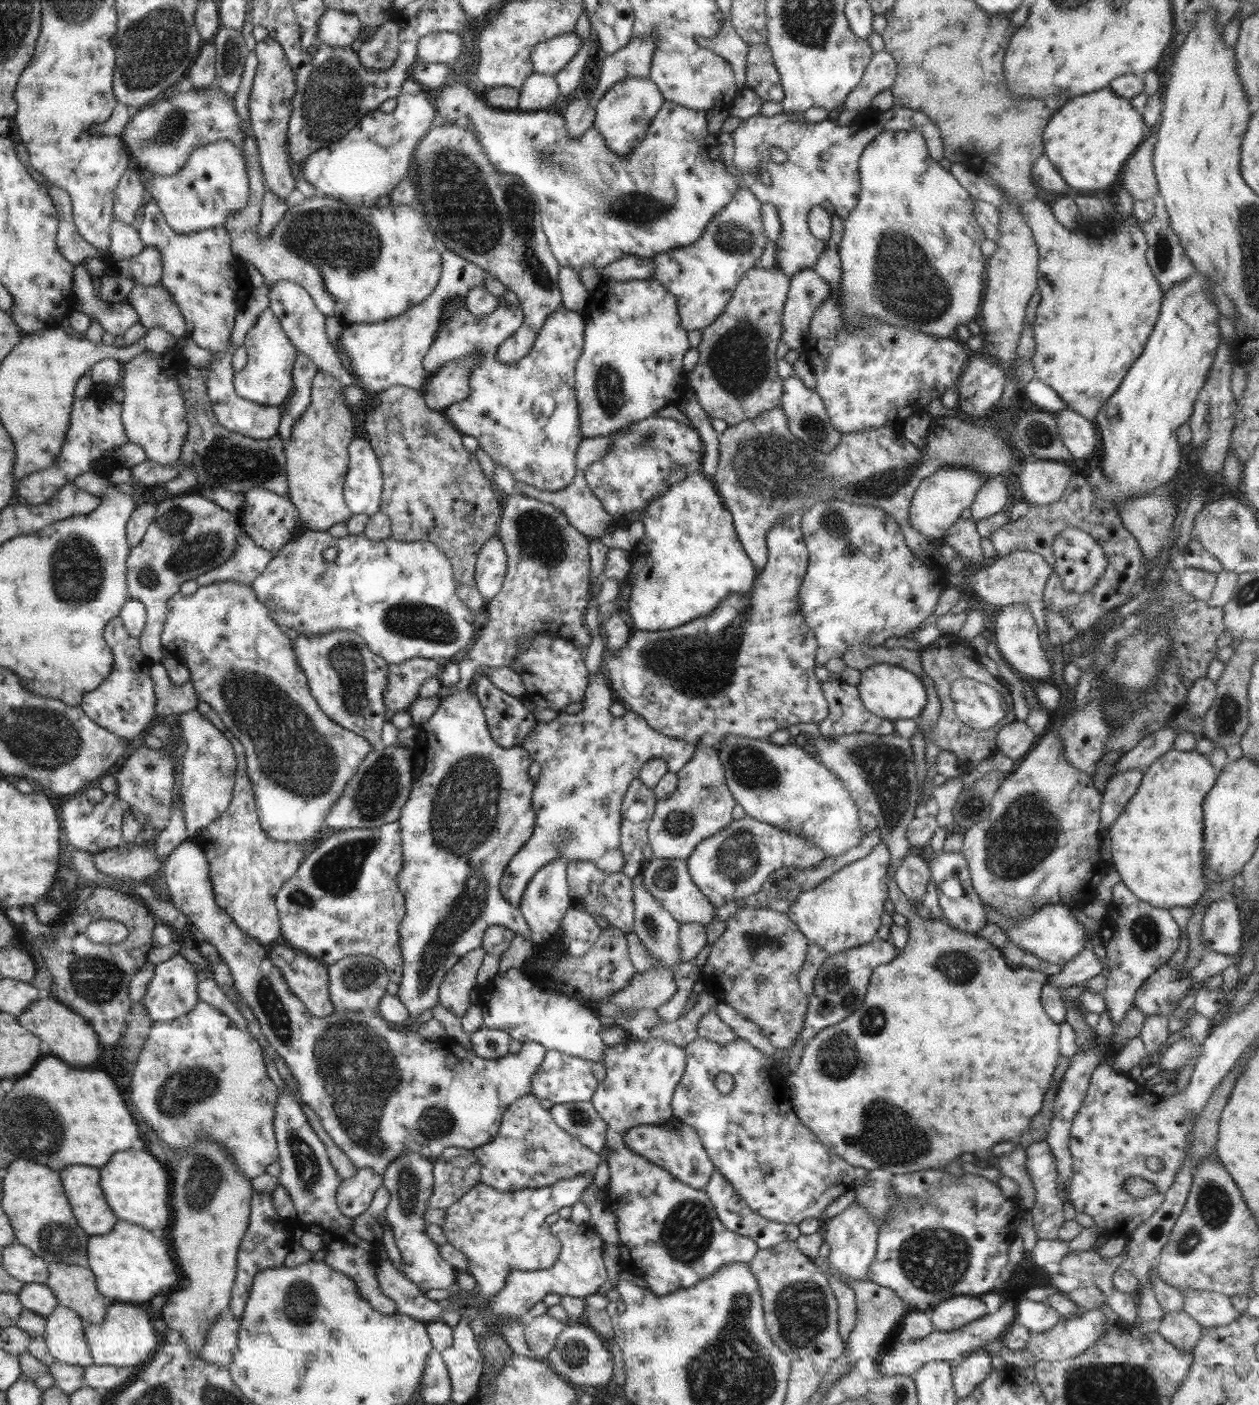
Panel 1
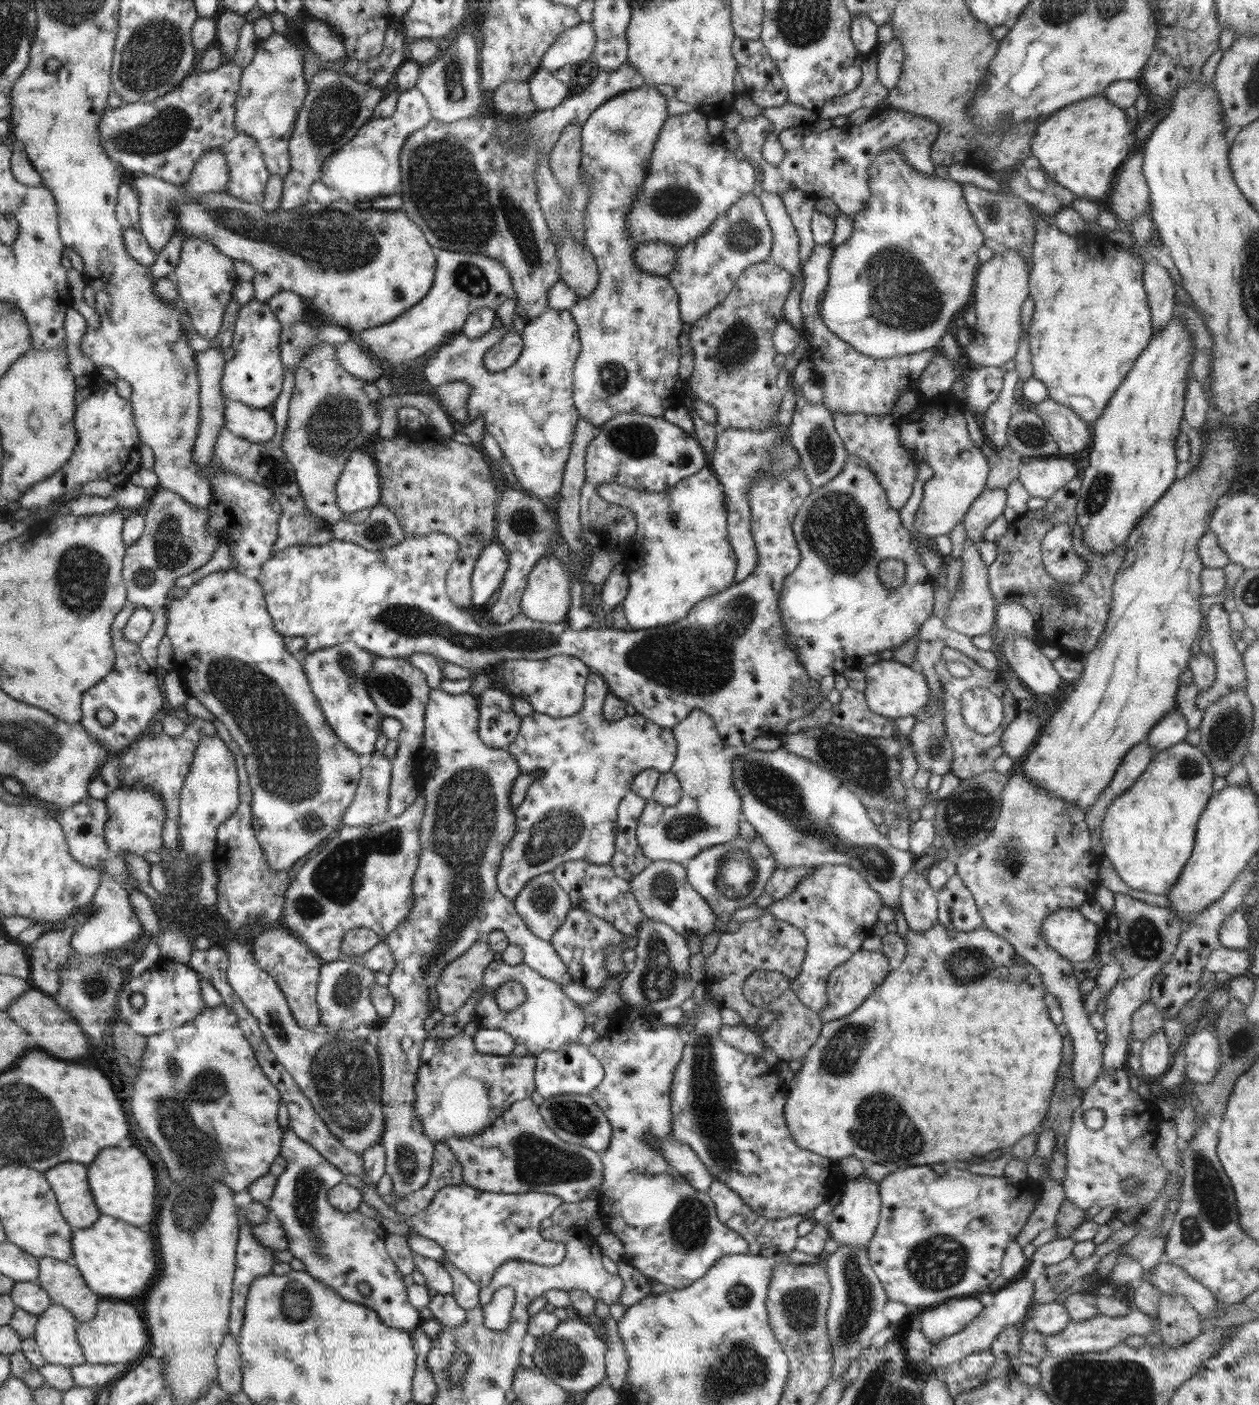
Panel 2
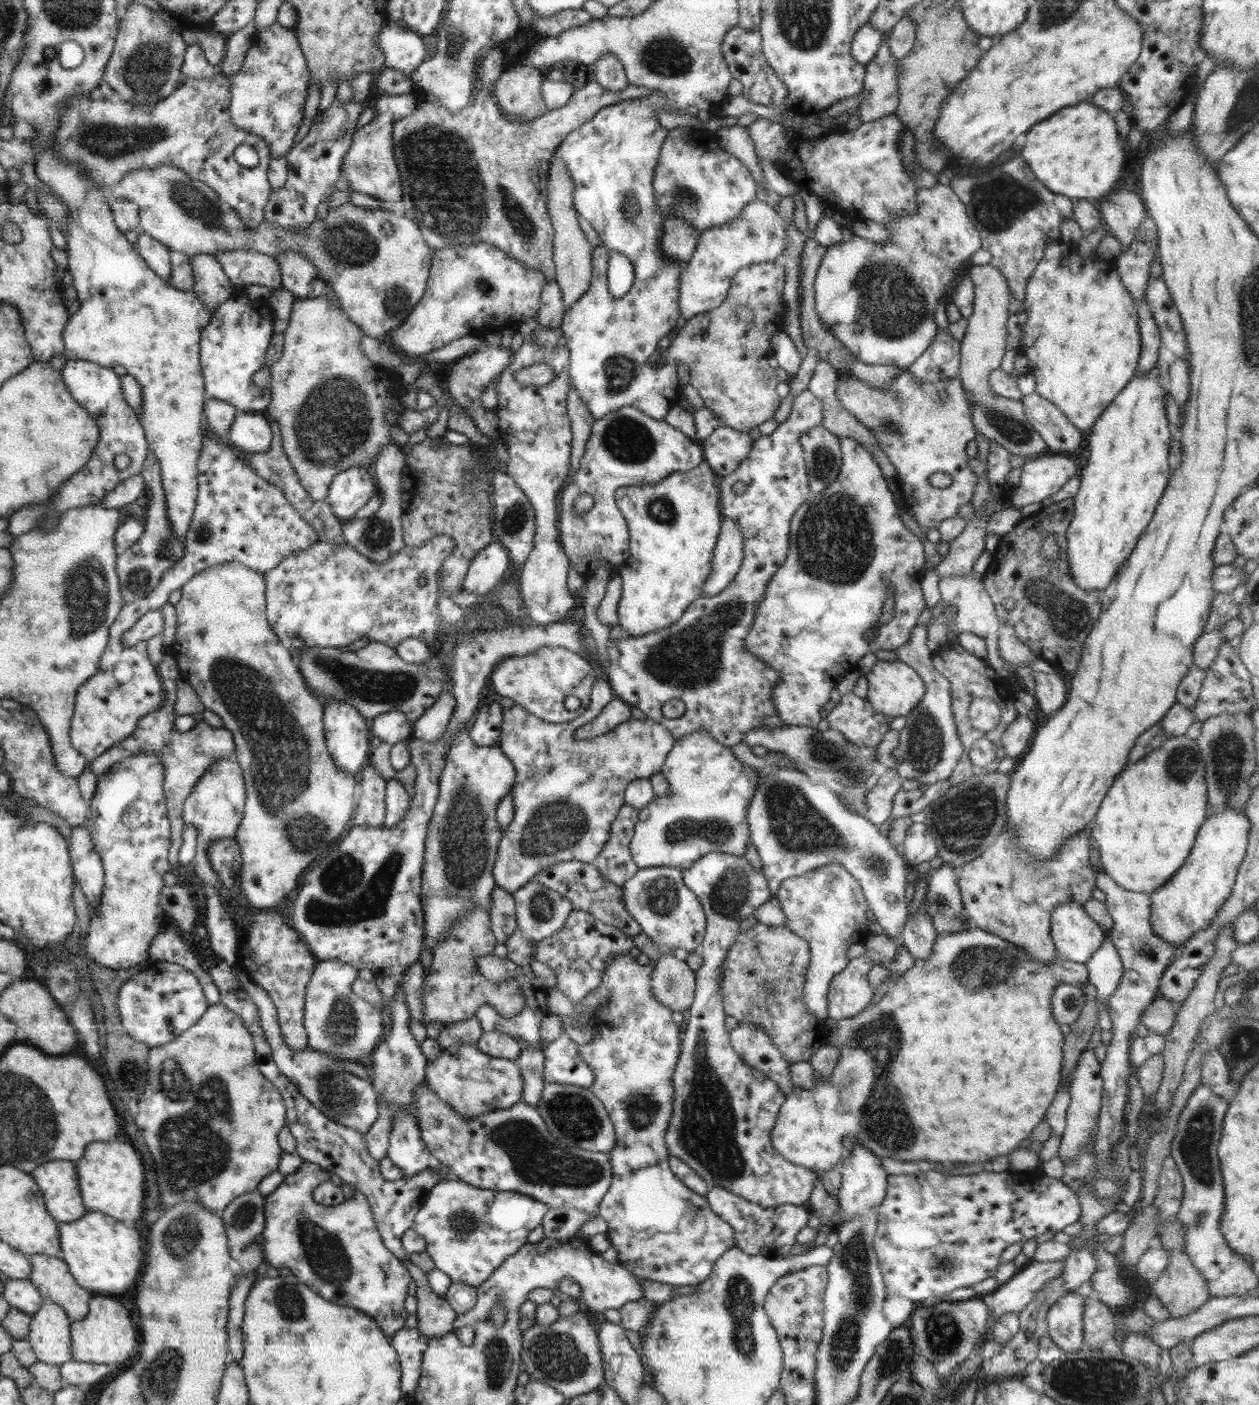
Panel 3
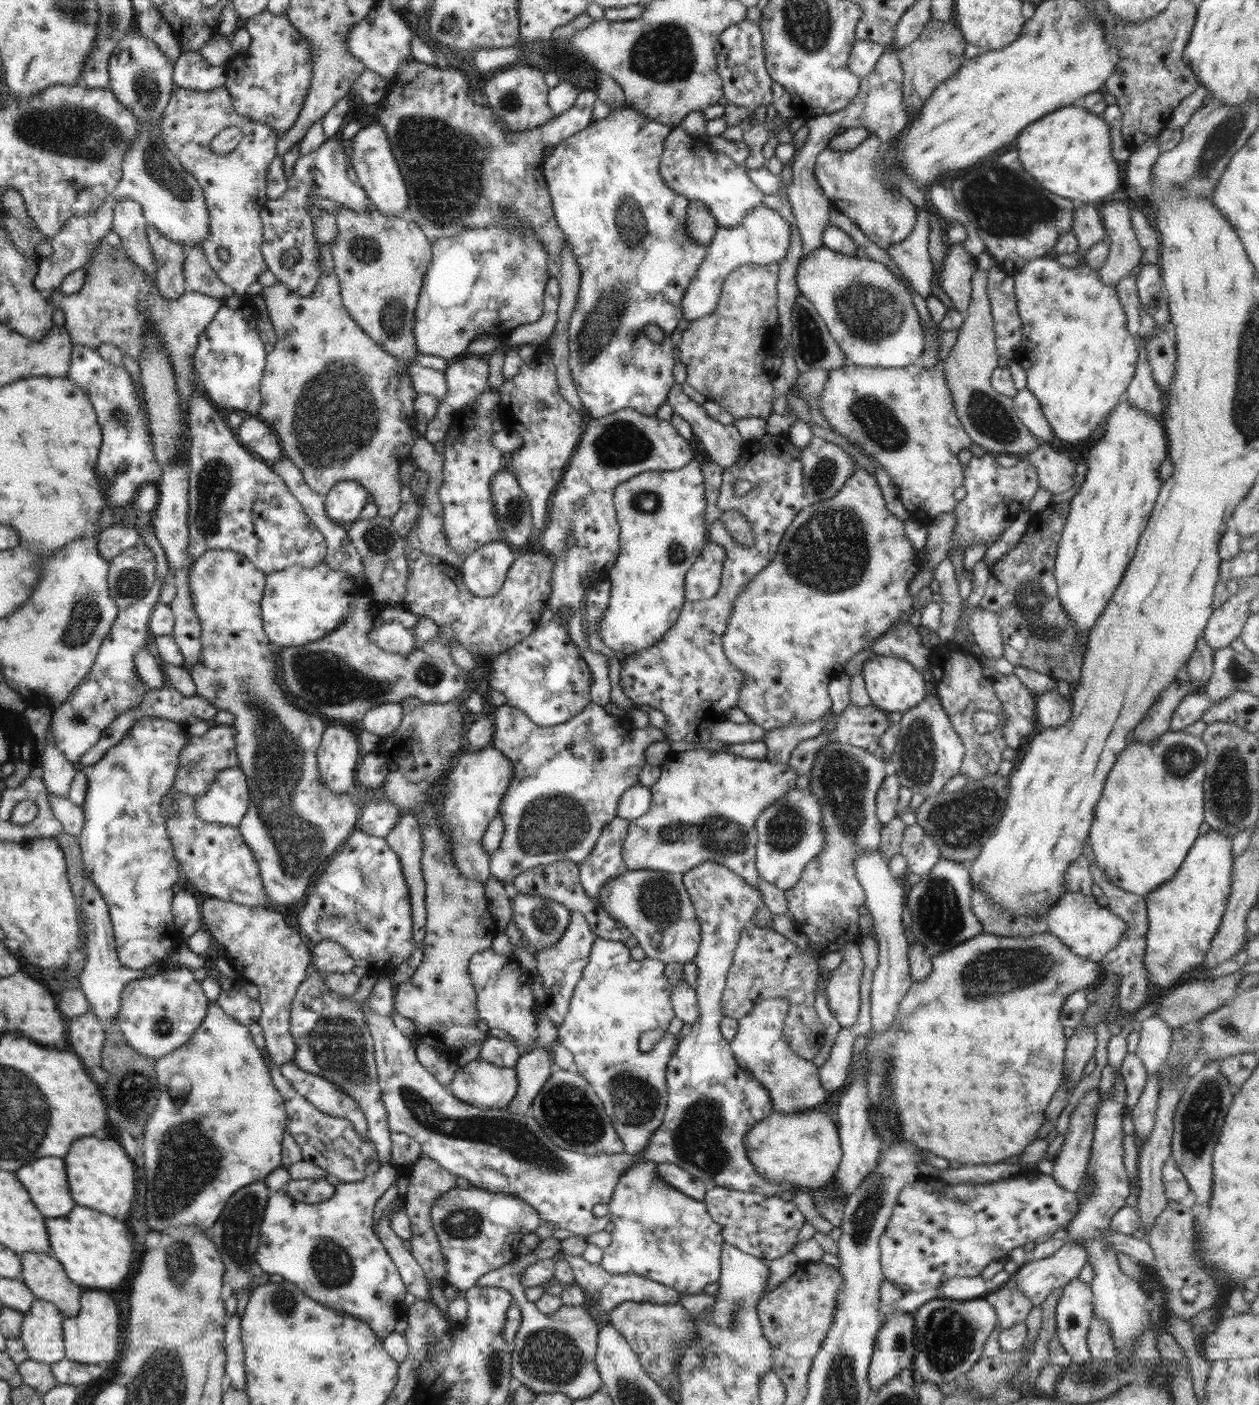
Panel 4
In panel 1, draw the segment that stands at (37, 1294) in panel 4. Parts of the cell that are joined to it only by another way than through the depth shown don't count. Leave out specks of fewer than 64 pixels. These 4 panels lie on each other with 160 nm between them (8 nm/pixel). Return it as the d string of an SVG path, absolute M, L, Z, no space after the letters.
M53 1260L47 1263L47 1271L48 1278L45 1286L52 1290L60 1305L74 1310L86 1323L98 1324L103 1321L107 1306L114 1303L115 1300L104 1297L98 1292L94 1273L89 1267L69 1265Z

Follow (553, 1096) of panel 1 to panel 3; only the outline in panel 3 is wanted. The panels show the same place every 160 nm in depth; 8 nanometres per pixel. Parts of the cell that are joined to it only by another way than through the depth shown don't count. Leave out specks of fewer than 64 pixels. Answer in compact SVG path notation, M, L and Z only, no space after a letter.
M562 1033L542 1049L545 1084L567 1084L582 1088L591 1088L592 1069L579 1057L579 1045L568 1035Z

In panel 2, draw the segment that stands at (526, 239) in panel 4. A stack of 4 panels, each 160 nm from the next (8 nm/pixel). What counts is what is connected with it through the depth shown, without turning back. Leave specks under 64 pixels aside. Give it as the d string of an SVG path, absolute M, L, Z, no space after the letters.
M433 247L433 254L436 256L436 271L426 296L390 323L354 335L354 339L377 361L388 360L394 366L401 365L403 368L403 362L430 354L462 332L468 314L477 308L496 310L503 302L517 298L502 262L478 254L458 254L436 247Z

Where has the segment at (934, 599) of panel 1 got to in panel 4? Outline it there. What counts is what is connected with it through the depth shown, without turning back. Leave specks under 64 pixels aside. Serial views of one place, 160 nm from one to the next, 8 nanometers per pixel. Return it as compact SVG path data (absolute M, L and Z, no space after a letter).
M853 460L854 469L852 469L852 475L850 475L849 480L846 481L845 486L843 486L836 496L829 498L828 500L823 500L822 502L817 502L816 504L809 504L806 508L803 508L790 523L790 526L786 529L784 536L781 538L780 544L778 545L777 554L768 566L765 566L762 570L758 571L758 574L754 575L754 578L750 579L749 585L733 600L733 607L731 608L731 613L729 616L729 621L727 624L726 632L722 635L722 648L726 658L736 667L744 673L744 686L740 690L740 700L738 700L738 708L744 711L746 716L750 717L751 722L761 726L766 731L774 730L773 728L778 728L781 726L786 726L788 723L805 723L805 722L816 722L824 717L828 710L832 709L832 700L828 694L828 686L831 679L838 673L844 672L844 666L846 662L854 656L854 654L860 652L860 650L866 650L869 648L869 644L874 642L883 632L886 632L892 625L896 623L903 623L908 621L910 616L916 611L913 606L913 596L908 595L908 585L910 581L916 576L916 574L921 570L922 559L918 555L918 550L916 550L912 543L907 539L907 534L905 533L904 527L906 522L899 520L894 514L888 511L886 507L886 502L882 497L882 491L878 486L878 481L874 479L876 476L871 476L860 464Z

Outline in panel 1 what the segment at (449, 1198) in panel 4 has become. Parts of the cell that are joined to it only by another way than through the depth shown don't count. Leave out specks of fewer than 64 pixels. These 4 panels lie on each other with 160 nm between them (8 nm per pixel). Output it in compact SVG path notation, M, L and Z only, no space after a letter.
M590 1171L552 1186L518 1191L502 1192L480 1183L445 1208L442 1232L447 1242L463 1252L469 1262L467 1271L475 1278L478 1292L474 1308L486 1308L486 1304L490 1304L490 1300L494 1300L494 1296L506 1286L510 1273L546 1270L558 1260L561 1242L552 1235L546 1217L578 1203L592 1185L594 1173Z

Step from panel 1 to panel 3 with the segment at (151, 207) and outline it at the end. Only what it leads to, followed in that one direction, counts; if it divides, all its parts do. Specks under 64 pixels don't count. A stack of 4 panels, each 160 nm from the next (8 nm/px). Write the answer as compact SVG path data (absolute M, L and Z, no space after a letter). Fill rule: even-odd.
M208 254L194 255L188 258L194 273L194 286L191 290L211 310L211 316L217 308L230 297L237 295L233 283L227 278L222 265L216 257ZM238 410L231 424L229 440L236 450L266 452L273 433L274 429L265 413Z

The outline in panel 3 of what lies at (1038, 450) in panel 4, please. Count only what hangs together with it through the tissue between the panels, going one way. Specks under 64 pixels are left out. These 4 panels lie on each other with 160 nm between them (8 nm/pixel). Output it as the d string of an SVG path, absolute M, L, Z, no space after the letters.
M1048 453L1029 458L1023 464L1019 486L1011 495L1011 504L1017 509L1028 504L1041 502L1044 498L1058 492L1069 480L1080 473L1080 468L1066 454Z

